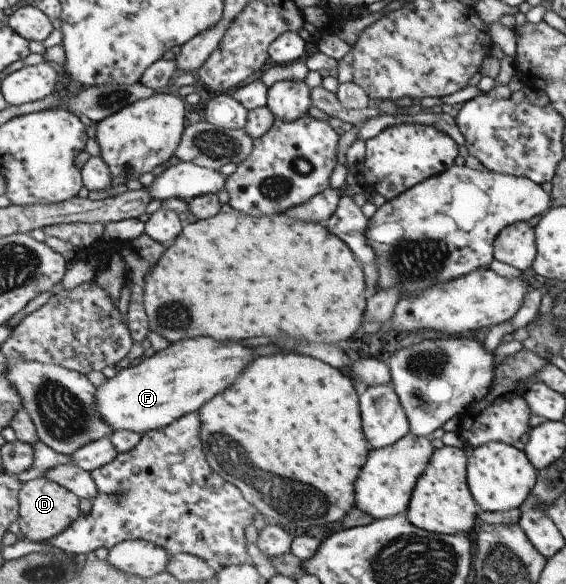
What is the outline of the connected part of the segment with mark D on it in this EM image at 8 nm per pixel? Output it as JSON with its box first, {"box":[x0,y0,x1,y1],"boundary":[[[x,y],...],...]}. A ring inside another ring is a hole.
{"box":[19,476,82,543],"boundary":[[[47,476],[24,483],[23,489],[20,490],[19,538],[30,540],[32,543],[46,543],[64,533],[64,530],[70,528],[82,515],[80,499],[67,487],[60,486]]]}

